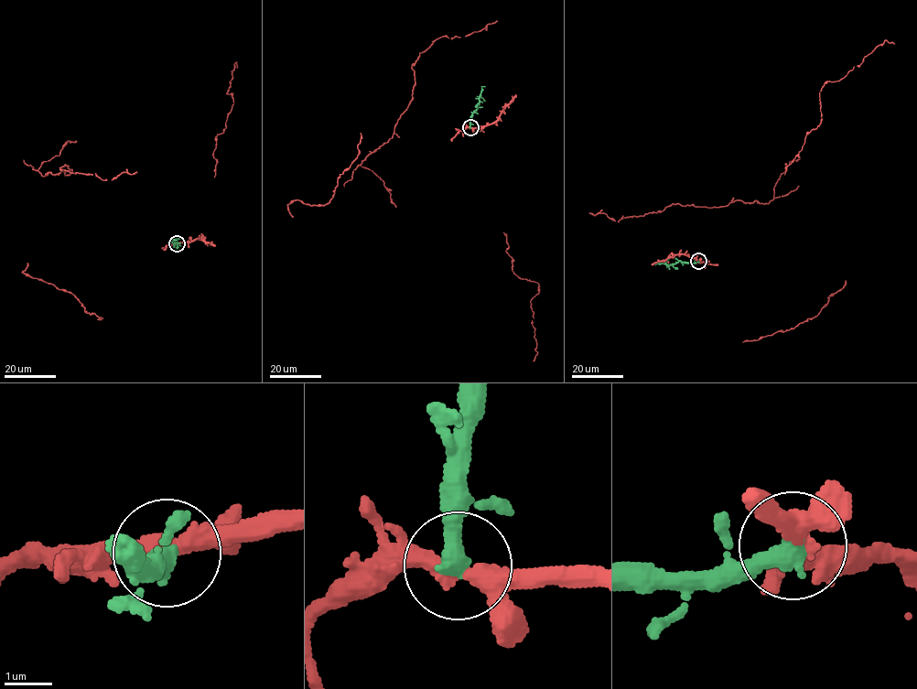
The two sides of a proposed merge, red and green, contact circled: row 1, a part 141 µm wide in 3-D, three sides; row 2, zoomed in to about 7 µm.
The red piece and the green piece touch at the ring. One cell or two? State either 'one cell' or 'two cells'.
two cells

